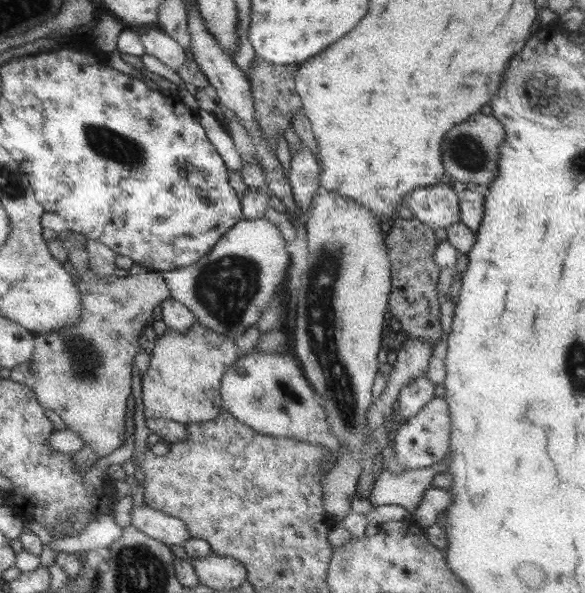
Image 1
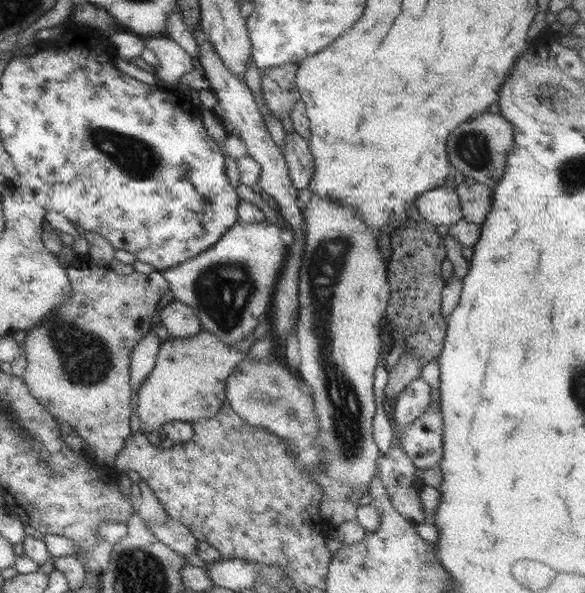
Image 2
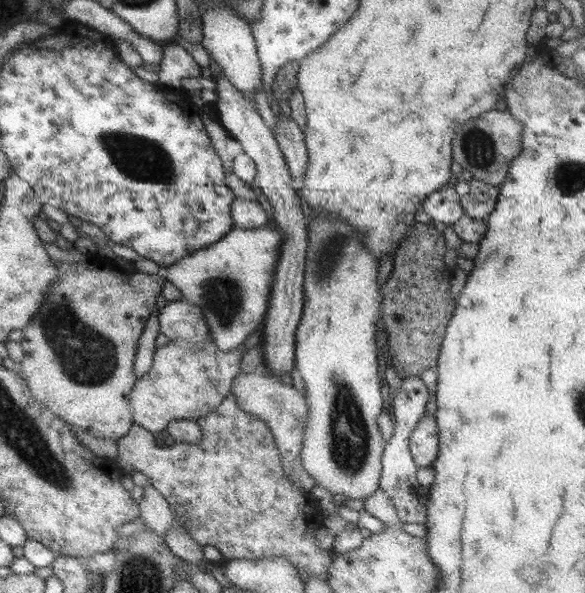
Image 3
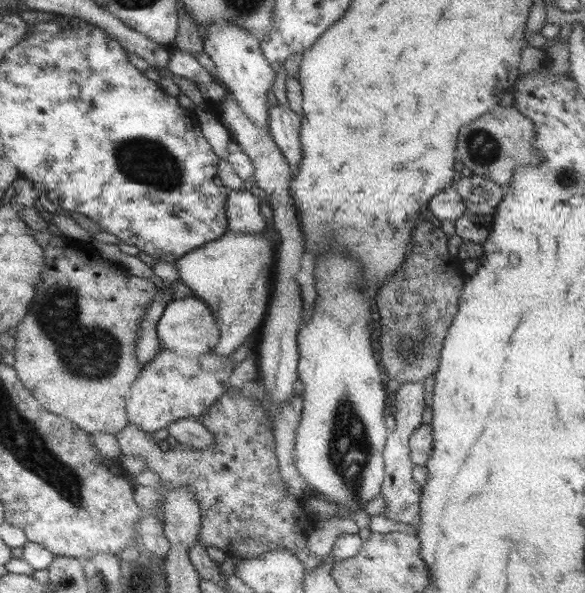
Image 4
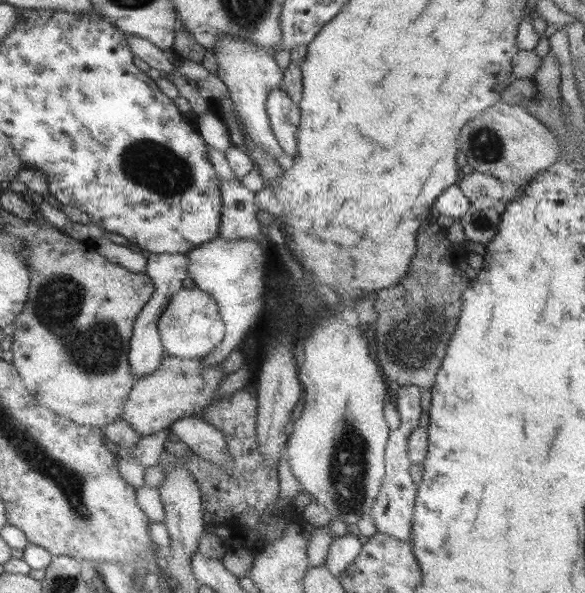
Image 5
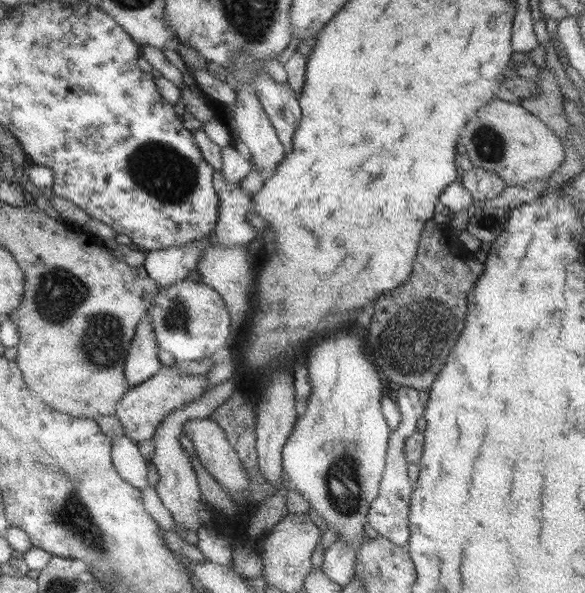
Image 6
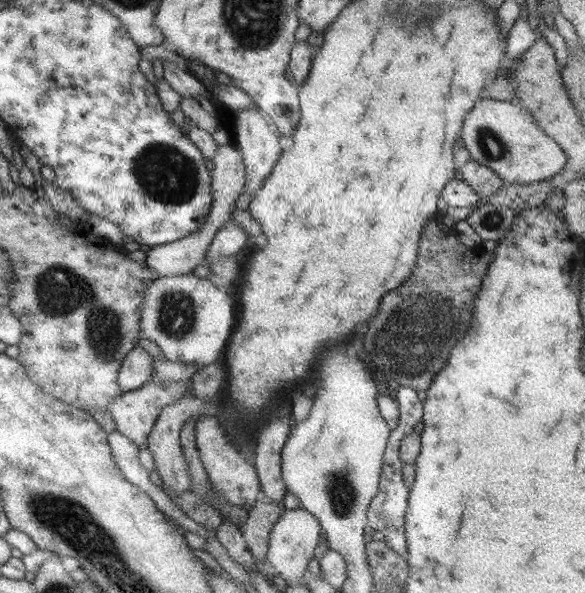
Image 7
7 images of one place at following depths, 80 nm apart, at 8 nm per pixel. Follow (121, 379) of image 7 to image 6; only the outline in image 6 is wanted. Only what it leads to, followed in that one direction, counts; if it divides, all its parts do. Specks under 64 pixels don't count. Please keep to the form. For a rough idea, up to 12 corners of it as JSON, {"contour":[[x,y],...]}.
{"contour":[[144,315],[134,330],[124,364],[128,388],[162,367],[157,339]]}

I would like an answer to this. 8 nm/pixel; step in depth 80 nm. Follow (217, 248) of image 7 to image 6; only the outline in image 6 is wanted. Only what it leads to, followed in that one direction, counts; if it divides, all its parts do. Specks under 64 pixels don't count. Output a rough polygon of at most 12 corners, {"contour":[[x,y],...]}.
{"contour":[[219,172],[212,179],[219,199],[212,241],[247,246],[255,230],[245,216],[248,194]]}

